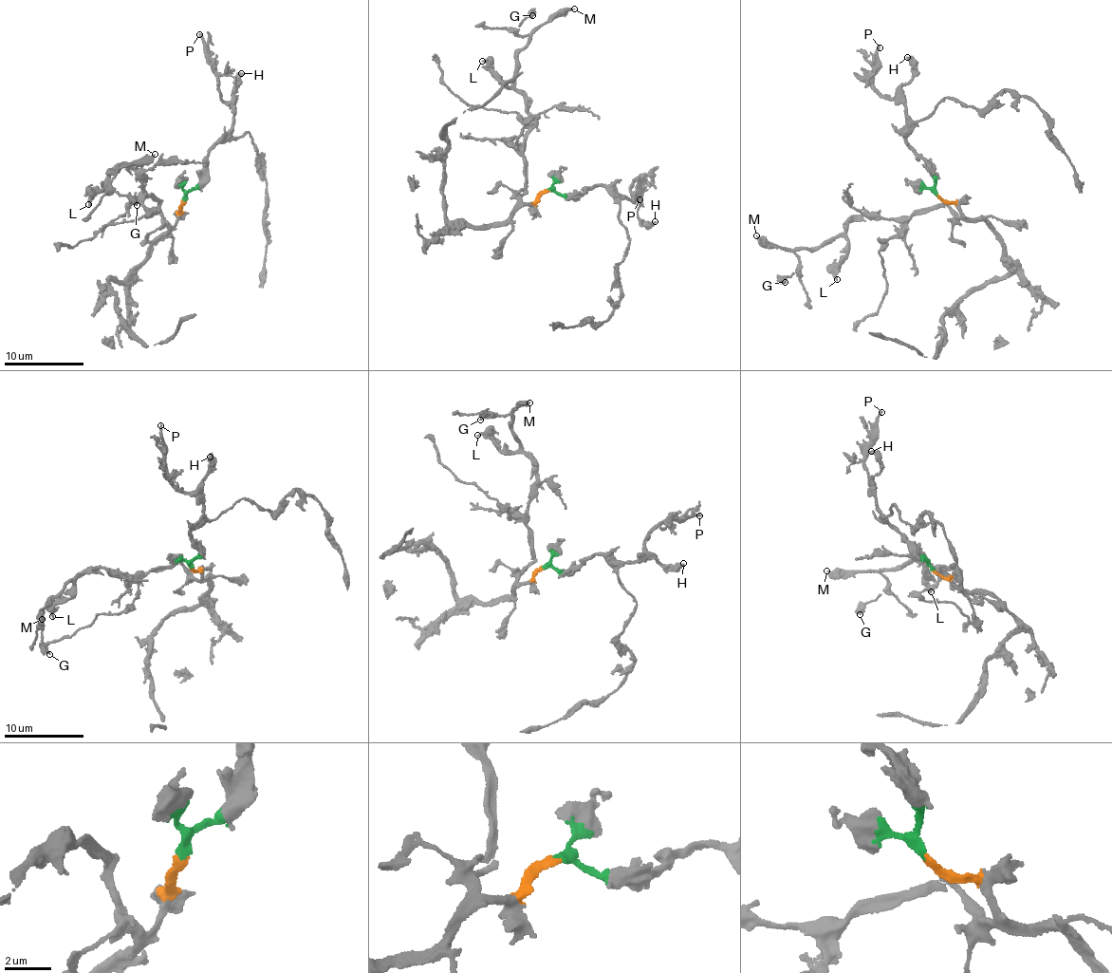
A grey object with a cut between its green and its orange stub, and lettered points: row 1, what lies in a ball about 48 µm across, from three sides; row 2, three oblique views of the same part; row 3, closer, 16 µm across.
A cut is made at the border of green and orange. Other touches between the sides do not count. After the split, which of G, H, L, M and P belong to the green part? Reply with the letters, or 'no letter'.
H, P

